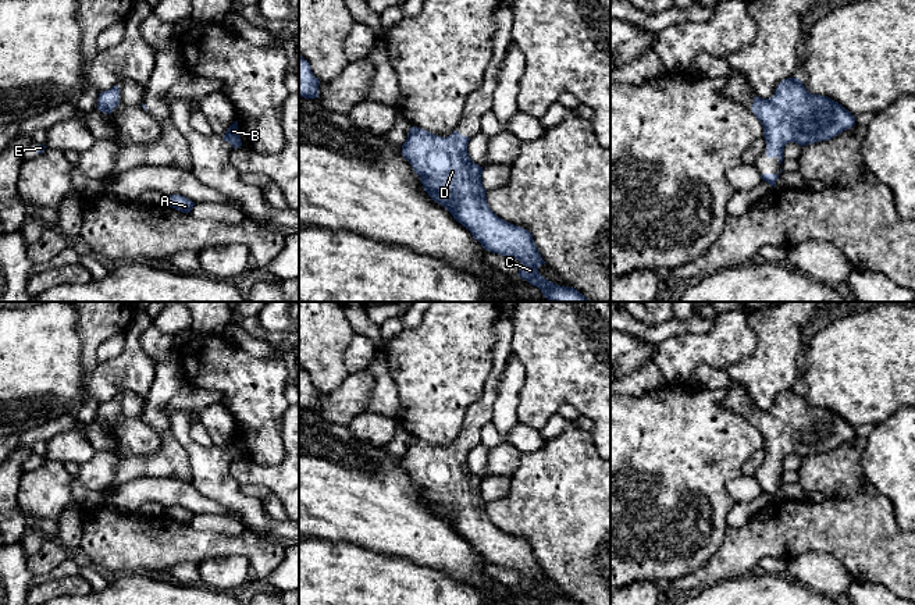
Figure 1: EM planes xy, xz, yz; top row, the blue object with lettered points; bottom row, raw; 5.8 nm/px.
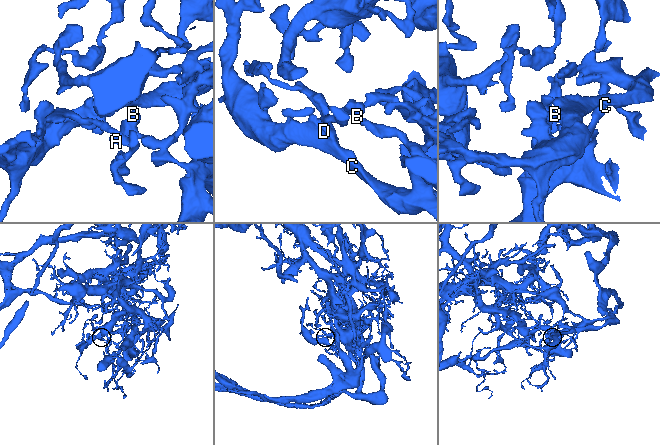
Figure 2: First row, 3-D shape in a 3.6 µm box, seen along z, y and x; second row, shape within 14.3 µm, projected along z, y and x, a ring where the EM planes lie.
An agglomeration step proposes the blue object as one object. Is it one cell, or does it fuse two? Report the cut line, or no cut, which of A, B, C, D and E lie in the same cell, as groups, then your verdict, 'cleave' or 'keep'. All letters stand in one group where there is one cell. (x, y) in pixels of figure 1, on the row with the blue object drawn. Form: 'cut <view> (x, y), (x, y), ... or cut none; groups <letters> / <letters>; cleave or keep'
cut none; groups A B C D E; keep

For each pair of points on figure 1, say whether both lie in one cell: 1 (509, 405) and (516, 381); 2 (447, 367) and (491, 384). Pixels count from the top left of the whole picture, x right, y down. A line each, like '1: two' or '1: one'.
1: one
2: two

